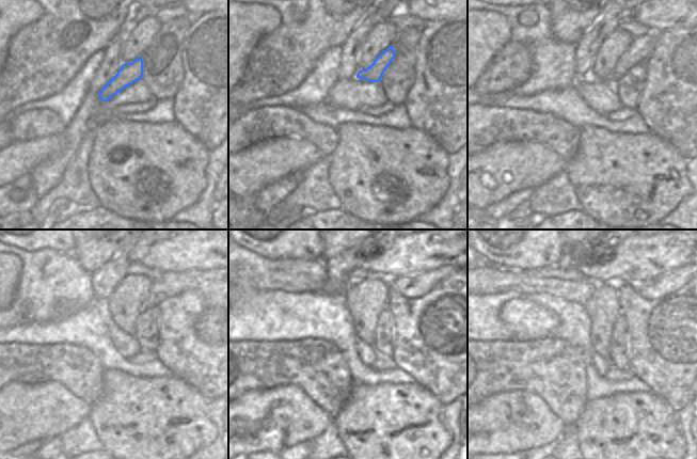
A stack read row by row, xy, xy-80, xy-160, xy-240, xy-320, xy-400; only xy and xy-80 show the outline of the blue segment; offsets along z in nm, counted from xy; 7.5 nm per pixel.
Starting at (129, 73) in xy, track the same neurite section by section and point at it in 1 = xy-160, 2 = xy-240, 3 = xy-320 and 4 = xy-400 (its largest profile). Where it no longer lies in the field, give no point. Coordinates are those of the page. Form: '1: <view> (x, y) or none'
1: xy-160 (640, 48)
2: xy-240 (168, 284)
3: xy-320 (416, 285)
4: xy-400 (660, 286)

